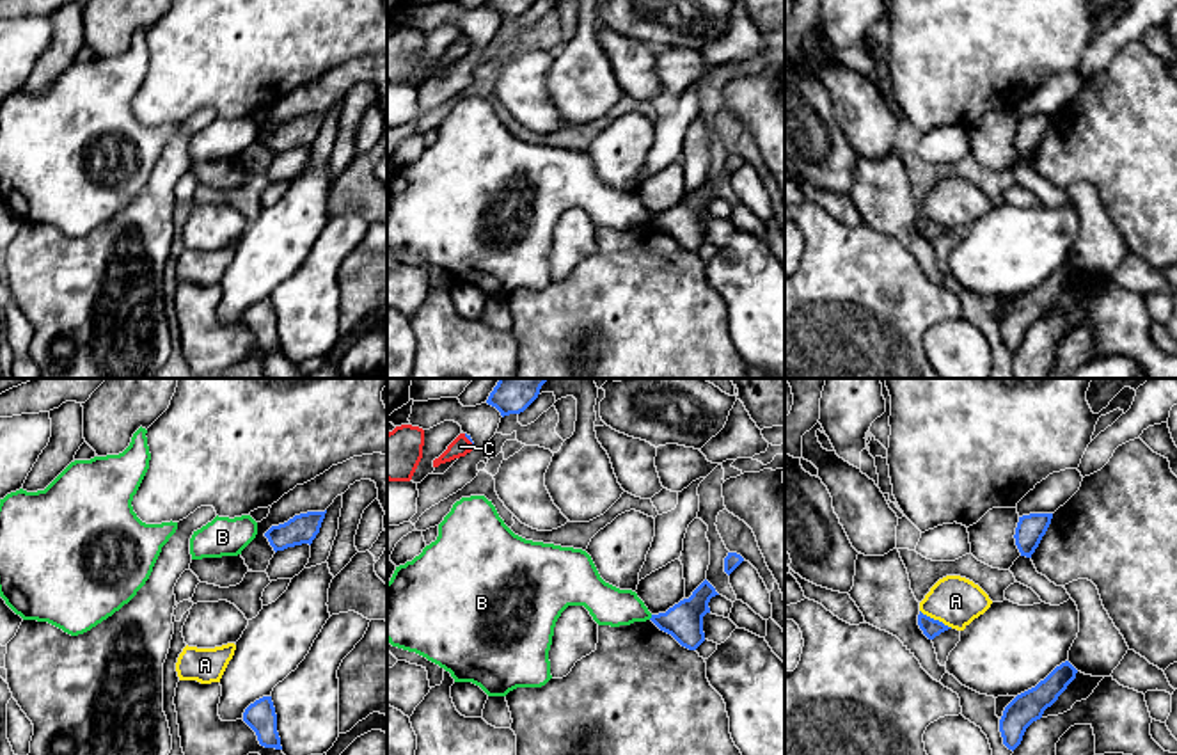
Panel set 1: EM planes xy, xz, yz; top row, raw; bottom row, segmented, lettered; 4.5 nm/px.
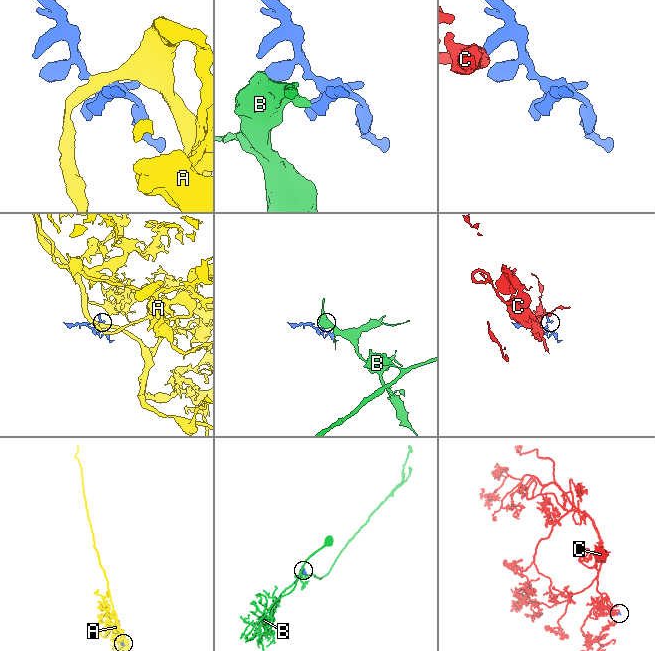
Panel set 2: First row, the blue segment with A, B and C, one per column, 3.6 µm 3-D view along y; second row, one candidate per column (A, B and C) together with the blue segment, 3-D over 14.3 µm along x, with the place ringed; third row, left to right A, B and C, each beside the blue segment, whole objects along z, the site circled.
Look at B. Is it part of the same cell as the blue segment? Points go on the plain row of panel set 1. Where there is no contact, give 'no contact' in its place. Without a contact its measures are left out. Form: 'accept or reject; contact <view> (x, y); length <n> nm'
reject; contact xz (652, 219); length 30 nm

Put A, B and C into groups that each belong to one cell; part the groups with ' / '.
A / B / C

